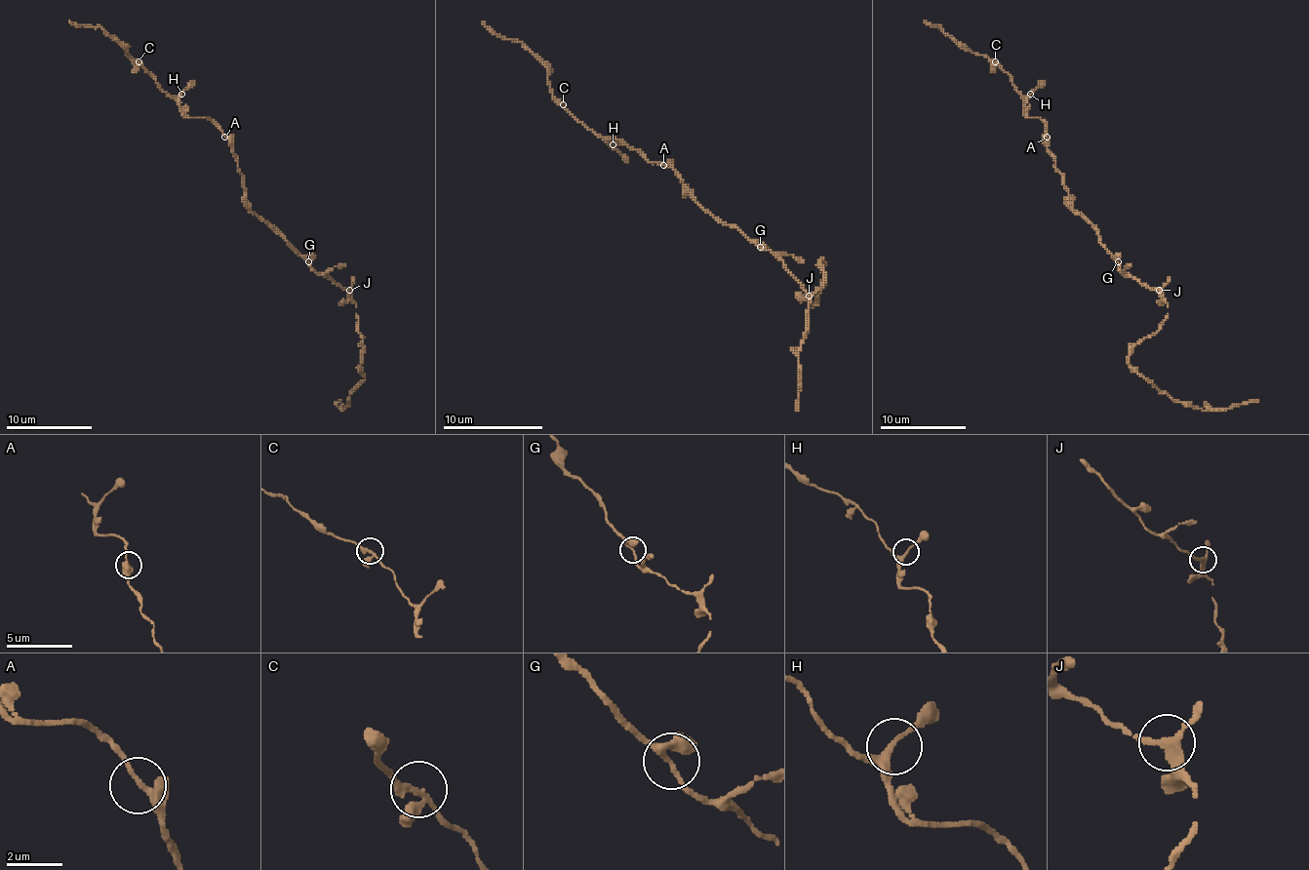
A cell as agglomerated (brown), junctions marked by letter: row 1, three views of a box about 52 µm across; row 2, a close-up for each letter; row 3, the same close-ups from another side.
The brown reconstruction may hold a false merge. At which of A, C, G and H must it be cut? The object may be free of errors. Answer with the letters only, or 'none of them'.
none of them

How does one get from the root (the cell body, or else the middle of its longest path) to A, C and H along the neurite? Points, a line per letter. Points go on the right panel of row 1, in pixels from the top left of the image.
A: (1092, 227), (1073, 208), (1064, 176), (1055, 167), (1055, 156), (1047, 147), (1047, 137)
C: (1092, 227), (1073, 208), (1064, 176), (1047, 147), (1045, 124), (1027, 115), (1023, 96), (995, 61)
H: (1092, 227), (1073, 208), (1064, 176), (1047, 147), (1045, 124), (1027, 115), (1025, 98), (1030, 94)

